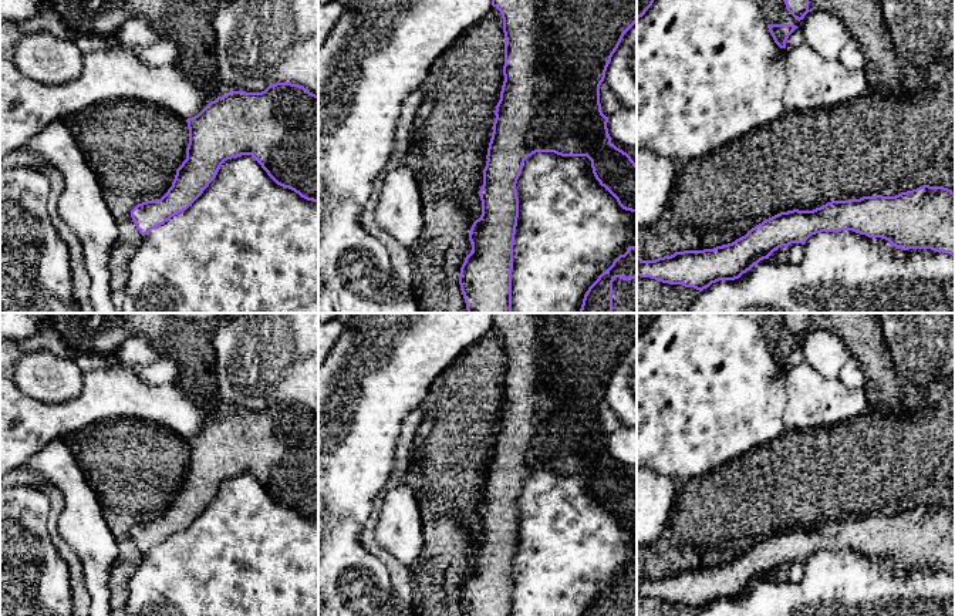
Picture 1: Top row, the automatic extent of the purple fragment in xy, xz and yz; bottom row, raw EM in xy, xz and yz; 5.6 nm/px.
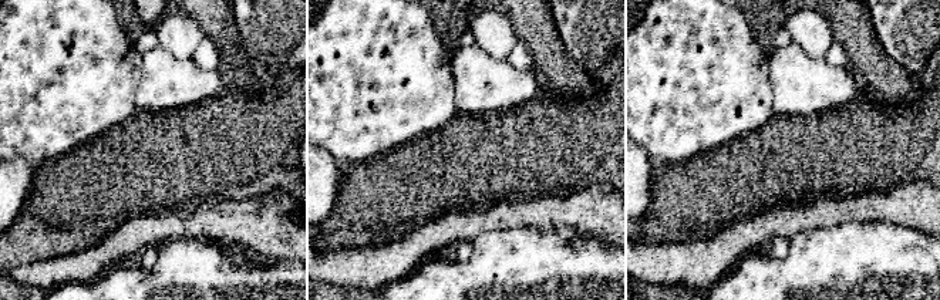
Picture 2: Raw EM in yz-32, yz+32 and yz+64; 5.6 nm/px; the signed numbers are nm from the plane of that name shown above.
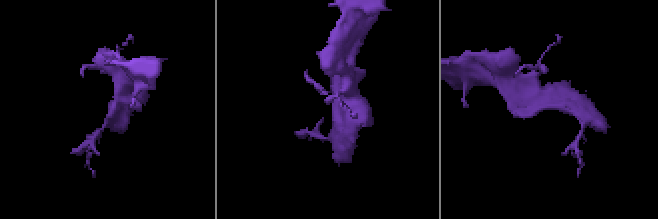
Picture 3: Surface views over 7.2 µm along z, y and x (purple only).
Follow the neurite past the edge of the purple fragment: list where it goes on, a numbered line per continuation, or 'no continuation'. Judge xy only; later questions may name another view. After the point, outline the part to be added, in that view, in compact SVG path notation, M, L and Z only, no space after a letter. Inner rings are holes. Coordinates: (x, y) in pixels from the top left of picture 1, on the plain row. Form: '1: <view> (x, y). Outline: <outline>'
no continuation

